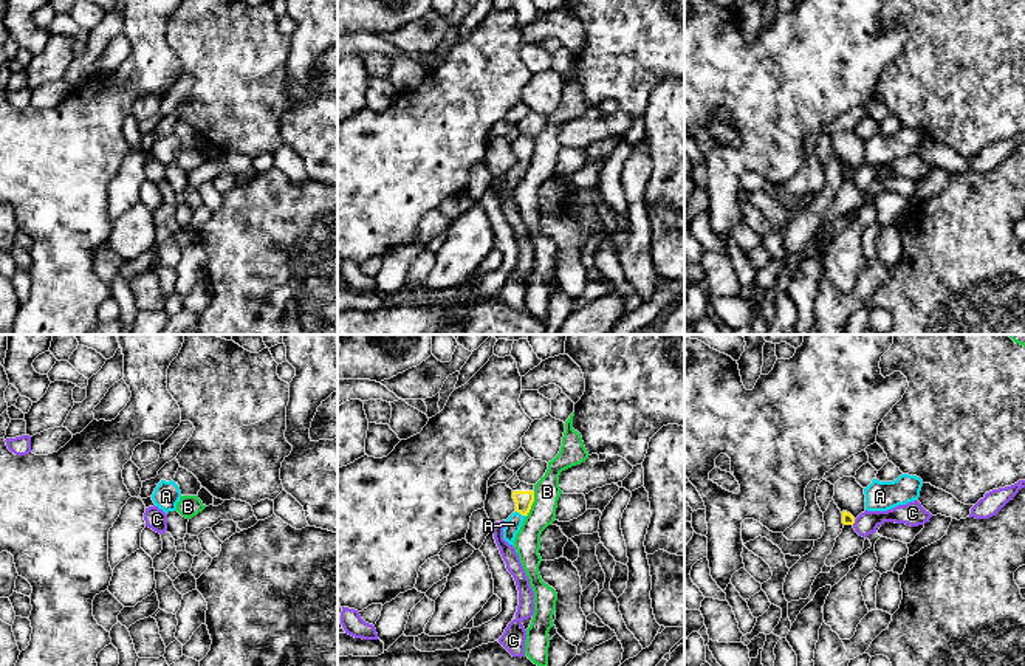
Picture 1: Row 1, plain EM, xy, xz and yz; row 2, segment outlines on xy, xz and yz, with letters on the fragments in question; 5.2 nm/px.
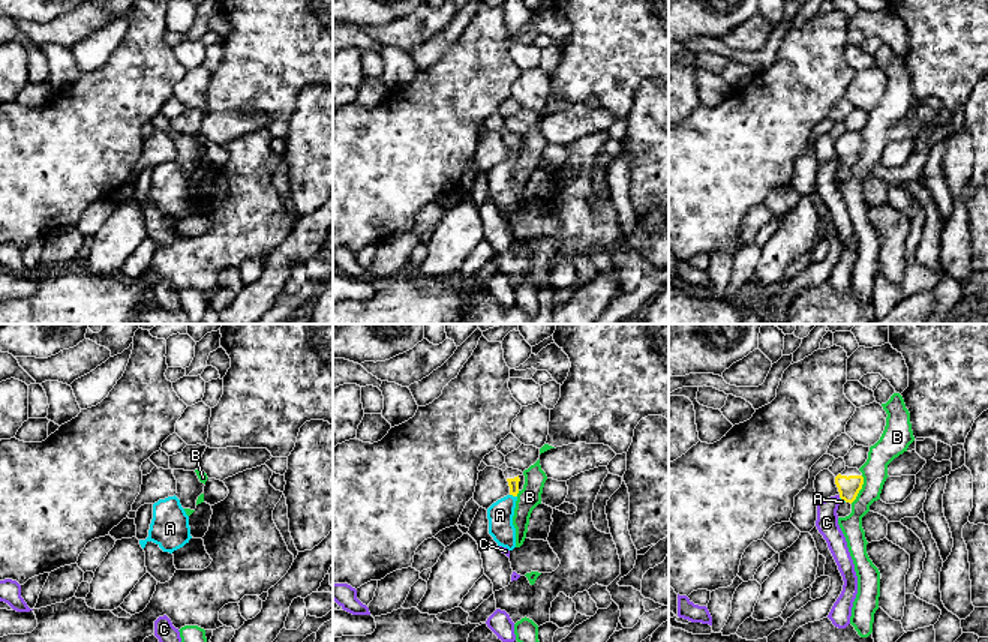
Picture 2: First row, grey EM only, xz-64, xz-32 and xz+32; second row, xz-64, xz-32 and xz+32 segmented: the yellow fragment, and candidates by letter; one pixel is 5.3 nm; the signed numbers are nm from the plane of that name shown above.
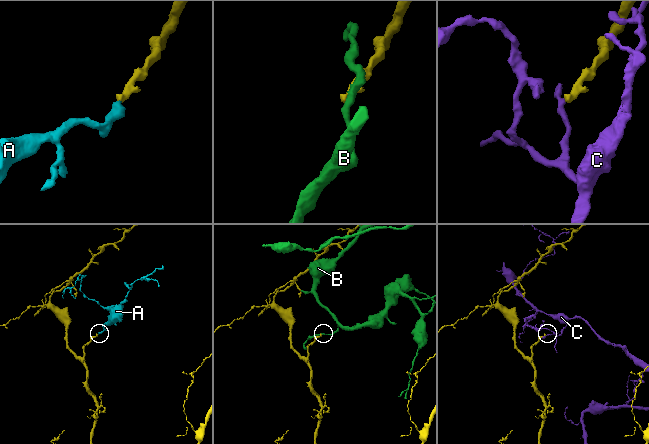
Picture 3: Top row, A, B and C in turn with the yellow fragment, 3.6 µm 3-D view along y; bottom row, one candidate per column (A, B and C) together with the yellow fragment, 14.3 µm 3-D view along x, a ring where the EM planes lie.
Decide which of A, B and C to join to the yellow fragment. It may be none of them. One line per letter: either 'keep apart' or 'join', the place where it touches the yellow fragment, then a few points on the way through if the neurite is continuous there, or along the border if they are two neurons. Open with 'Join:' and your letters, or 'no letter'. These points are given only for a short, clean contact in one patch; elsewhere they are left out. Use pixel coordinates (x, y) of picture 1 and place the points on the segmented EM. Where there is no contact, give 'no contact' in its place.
Join: A
A: join; contact xz (521, 513); way xz (524, 499), (521, 513), (513, 524)
B: keep apart; contact xz (531, 504)
C: keep apart; contact yz (853, 522)

